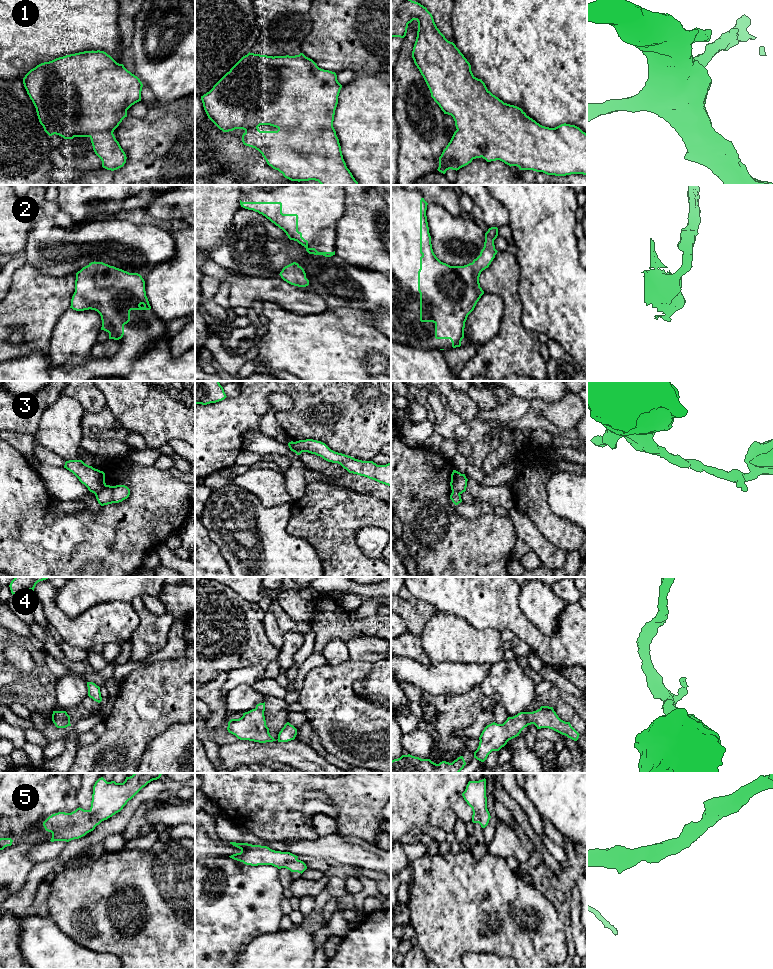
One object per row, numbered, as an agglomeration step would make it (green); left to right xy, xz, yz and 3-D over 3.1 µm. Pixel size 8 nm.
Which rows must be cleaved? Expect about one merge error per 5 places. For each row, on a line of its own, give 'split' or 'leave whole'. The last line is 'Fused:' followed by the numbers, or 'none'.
1: leave whole
2: leave whole
3: split
4: leave whole
5: leave whole
Fused: 3

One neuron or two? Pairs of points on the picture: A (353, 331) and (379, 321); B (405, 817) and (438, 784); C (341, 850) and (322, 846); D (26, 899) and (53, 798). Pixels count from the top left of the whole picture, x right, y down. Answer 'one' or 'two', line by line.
A: two
B: one
C: one
D: two

